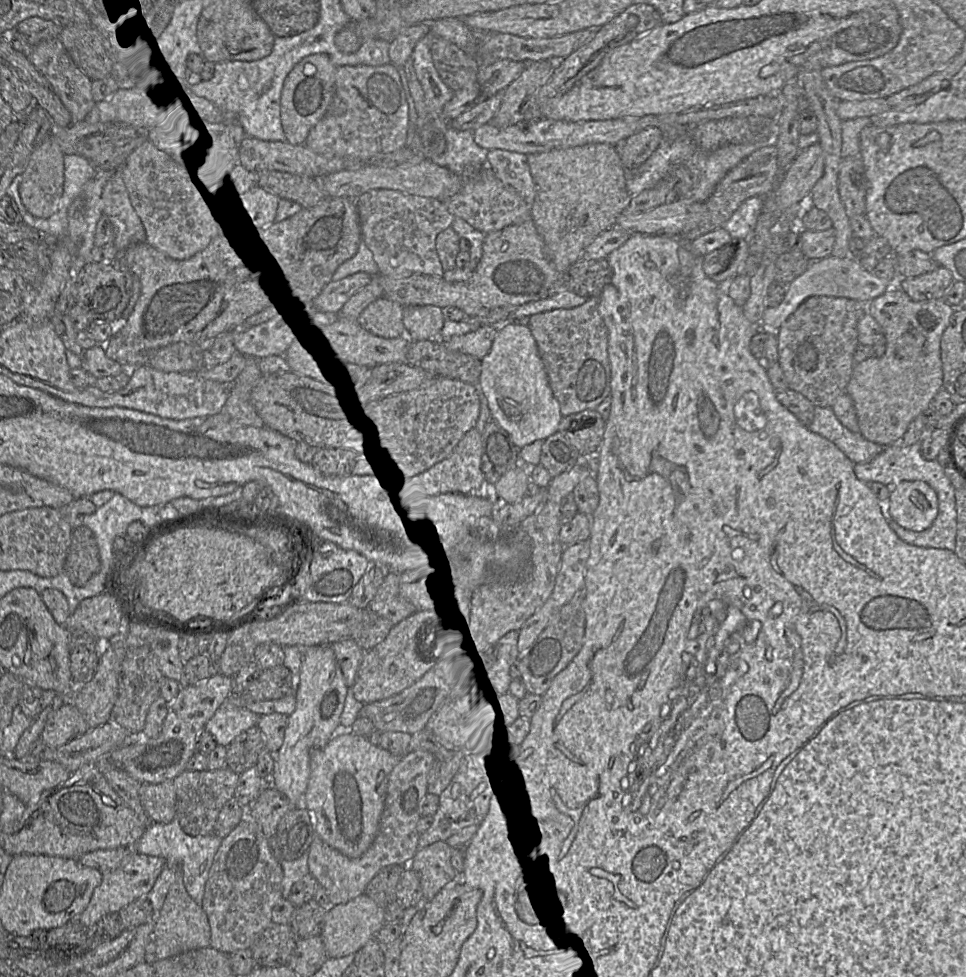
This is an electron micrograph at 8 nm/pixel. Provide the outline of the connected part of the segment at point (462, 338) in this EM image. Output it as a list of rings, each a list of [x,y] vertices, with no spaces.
[[[482,325],[474,332],[453,336],[448,340],[441,341],[449,350],[469,354],[481,360],[489,352],[497,328],[492,325]]]

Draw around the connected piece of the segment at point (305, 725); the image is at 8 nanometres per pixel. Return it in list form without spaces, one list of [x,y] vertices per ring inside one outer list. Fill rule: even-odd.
[[[331,645],[304,648],[296,677],[296,707],[288,716],[281,747],[274,753],[269,785],[285,794],[293,807],[302,805],[310,776],[310,750],[324,746],[335,734],[344,708],[347,685]]]

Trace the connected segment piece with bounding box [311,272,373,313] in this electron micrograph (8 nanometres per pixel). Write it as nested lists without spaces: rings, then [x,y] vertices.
[[[357,272],[341,280],[330,281],[311,300],[328,312],[337,313],[372,278],[366,272]]]

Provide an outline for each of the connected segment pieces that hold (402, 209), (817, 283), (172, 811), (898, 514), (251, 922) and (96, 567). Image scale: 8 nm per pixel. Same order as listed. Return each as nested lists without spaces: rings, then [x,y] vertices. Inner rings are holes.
[[[372,189],[356,200],[361,241],[372,252],[379,274],[387,277],[408,277],[414,274],[443,277],[444,270],[436,250],[439,233],[454,221],[445,203],[390,189]]]
[[[830,255],[811,262],[807,270],[787,286],[784,299],[778,306],[765,308],[761,321],[762,329],[777,331],[798,306],[811,296],[845,297],[867,304],[892,286],[893,283],[888,280],[880,279],[864,270],[856,259]]]
[[[173,780],[157,784],[141,783],[142,805],[151,822],[169,823],[176,816],[176,790]]]
[[[902,481],[891,487],[886,513],[900,526],[921,532],[928,529],[938,515],[938,498],[926,482]]]
[[[245,815],[240,823],[222,839],[206,882],[202,908],[207,914],[211,929],[210,946],[229,955],[238,950],[250,949],[256,937],[273,923],[272,910],[284,897],[282,881],[283,870],[270,850],[268,838],[256,821],[249,815]]]
[[[86,526],[73,528],[64,572],[76,587],[84,587],[100,571],[101,558],[96,538]]]

